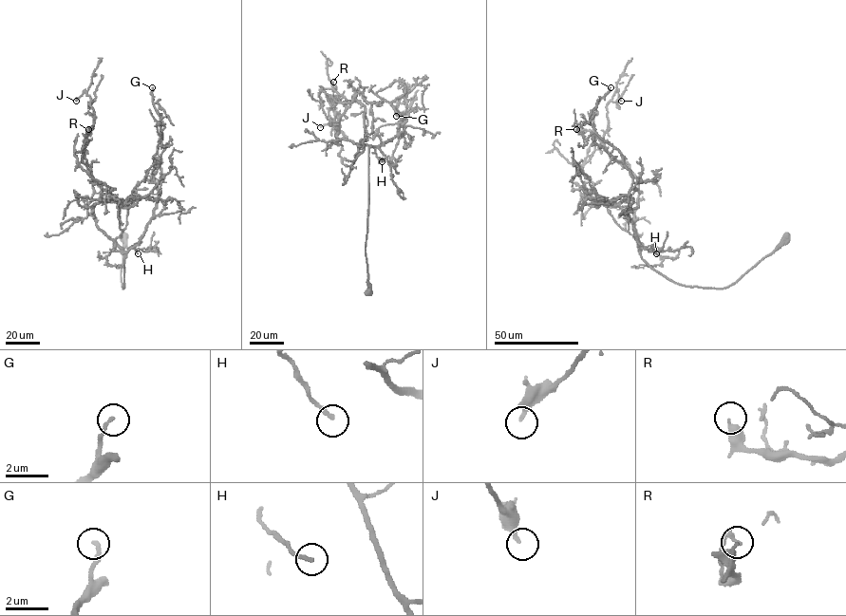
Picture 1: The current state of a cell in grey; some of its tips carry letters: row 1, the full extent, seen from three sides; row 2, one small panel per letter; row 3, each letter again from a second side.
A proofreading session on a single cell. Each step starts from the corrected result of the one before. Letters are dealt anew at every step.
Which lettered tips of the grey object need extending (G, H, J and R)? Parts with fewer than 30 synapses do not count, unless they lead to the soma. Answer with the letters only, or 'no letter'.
G

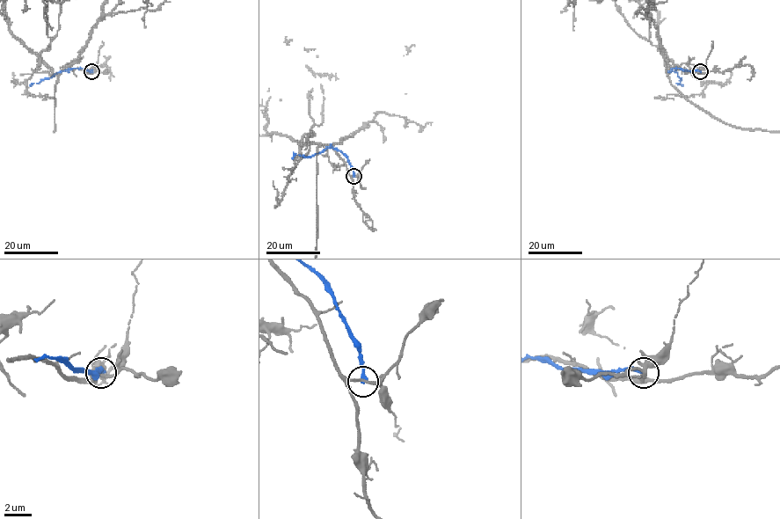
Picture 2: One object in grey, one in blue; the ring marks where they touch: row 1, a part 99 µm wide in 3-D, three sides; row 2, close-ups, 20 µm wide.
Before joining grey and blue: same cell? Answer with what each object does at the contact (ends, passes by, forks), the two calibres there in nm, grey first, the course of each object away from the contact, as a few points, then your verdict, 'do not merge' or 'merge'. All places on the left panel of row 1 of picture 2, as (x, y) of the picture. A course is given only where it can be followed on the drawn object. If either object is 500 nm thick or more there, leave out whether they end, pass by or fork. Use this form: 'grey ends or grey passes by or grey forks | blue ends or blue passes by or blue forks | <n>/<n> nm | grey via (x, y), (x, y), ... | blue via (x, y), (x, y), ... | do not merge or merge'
grey passes by | blue ends | 200/240 nm | grey via (91, 71), (65, 68), (58, 76), (54, 129), (52, 133), (49, 102), (54, 49) | blue via (91, 71), (80, 68), (65, 69), (31, 86) | do not merge

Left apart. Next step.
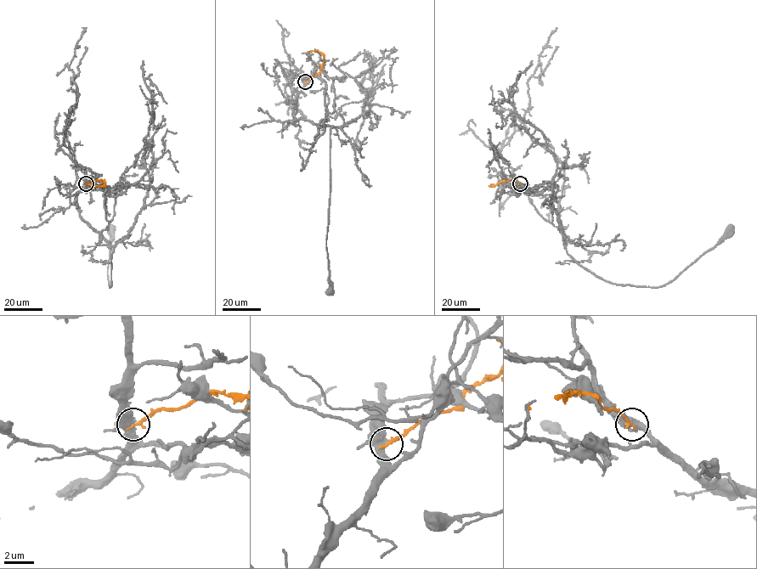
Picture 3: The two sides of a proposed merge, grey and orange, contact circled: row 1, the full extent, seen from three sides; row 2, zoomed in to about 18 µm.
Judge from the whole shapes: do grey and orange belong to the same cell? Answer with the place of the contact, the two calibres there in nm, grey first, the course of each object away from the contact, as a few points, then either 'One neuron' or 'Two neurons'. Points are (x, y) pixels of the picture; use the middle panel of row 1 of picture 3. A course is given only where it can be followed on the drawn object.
Place: (305, 81). Thickness 550 nm (grey) against 240 nm. Course of grey: (305, 81), (296, 98), (296, 119), (332, 126), (326, 239), (330, 290). Course of orange: (305, 81), (319, 72), (324, 59), (320, 52), (307, 52). Two neurons

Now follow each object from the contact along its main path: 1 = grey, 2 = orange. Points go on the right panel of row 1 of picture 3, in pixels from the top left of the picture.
1: (521, 183), (550, 194), (557, 203), (567, 252), (616, 284), (664, 285), (730, 229)
2: (521, 183), (511, 180), (488, 186), (490, 184)

